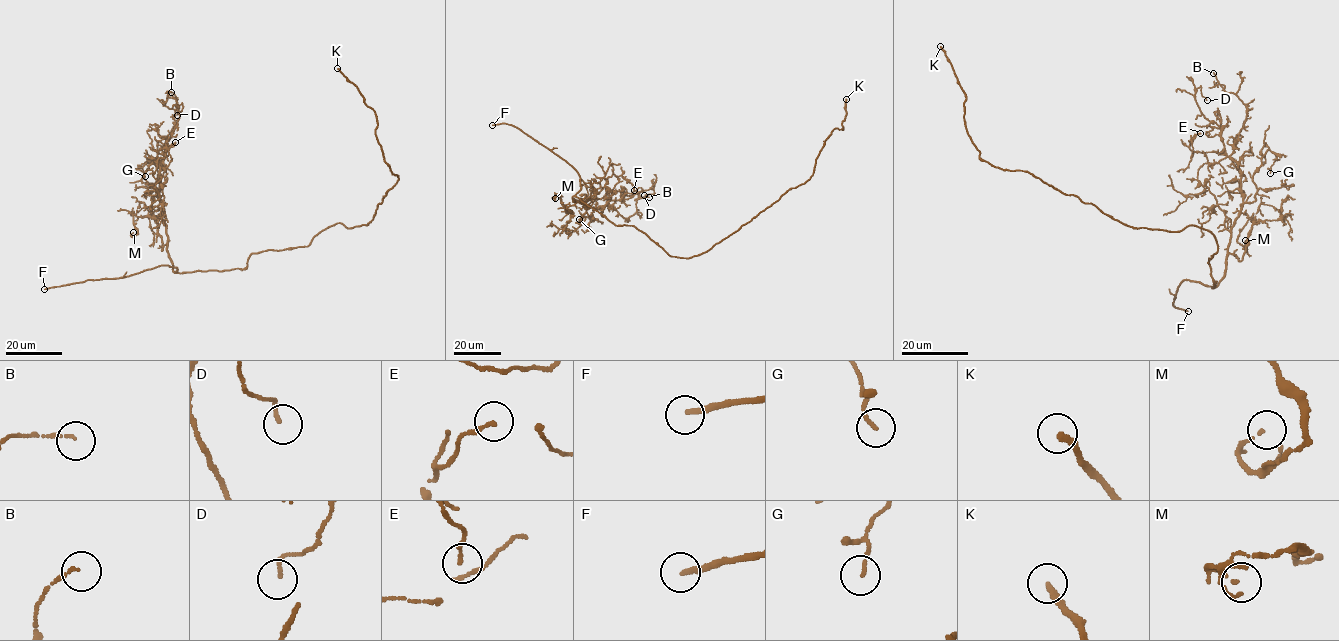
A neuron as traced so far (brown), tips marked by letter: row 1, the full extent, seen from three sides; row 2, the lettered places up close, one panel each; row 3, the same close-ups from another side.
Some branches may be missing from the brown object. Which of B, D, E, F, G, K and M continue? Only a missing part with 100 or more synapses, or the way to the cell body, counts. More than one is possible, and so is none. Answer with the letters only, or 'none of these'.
F, K

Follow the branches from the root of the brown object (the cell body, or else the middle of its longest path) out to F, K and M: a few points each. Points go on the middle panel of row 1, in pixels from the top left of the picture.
F: (671, 256), (634, 226), (615, 225), (582, 202), (575, 195), (580, 175), (563, 160), (512, 125), (492, 125)
K: (671, 256), (689, 258), (706, 252), (790, 189), (810, 178), (824, 141), (834, 128), (843, 129), (846, 99)
M: (671, 256), (634, 226), (615, 225), (577, 197), (567, 208), (572, 213), (562, 204), (561, 195), (555, 198)

